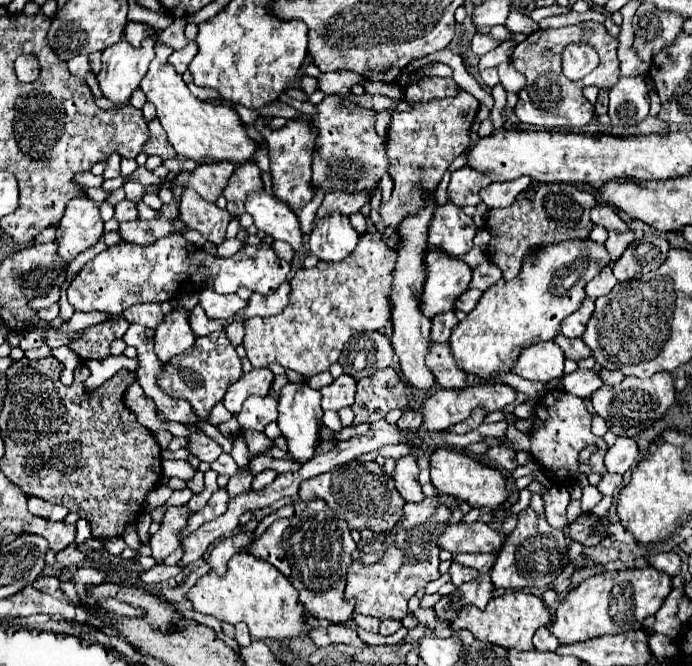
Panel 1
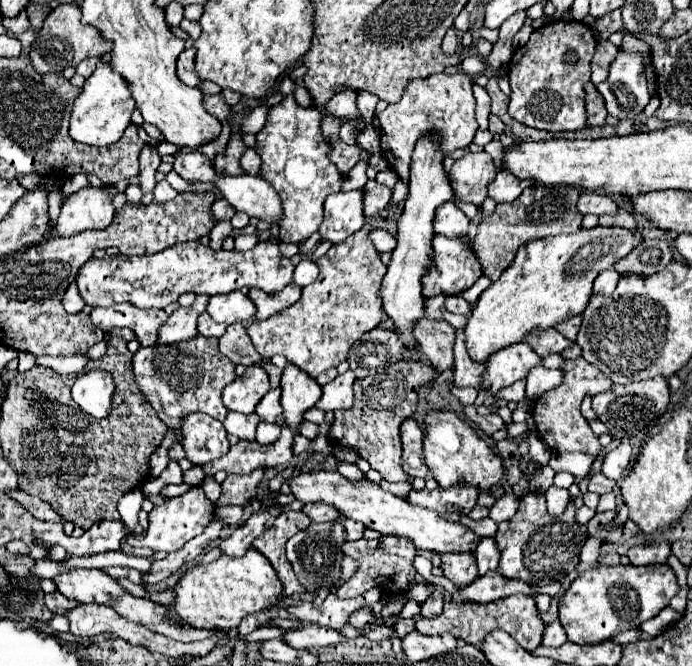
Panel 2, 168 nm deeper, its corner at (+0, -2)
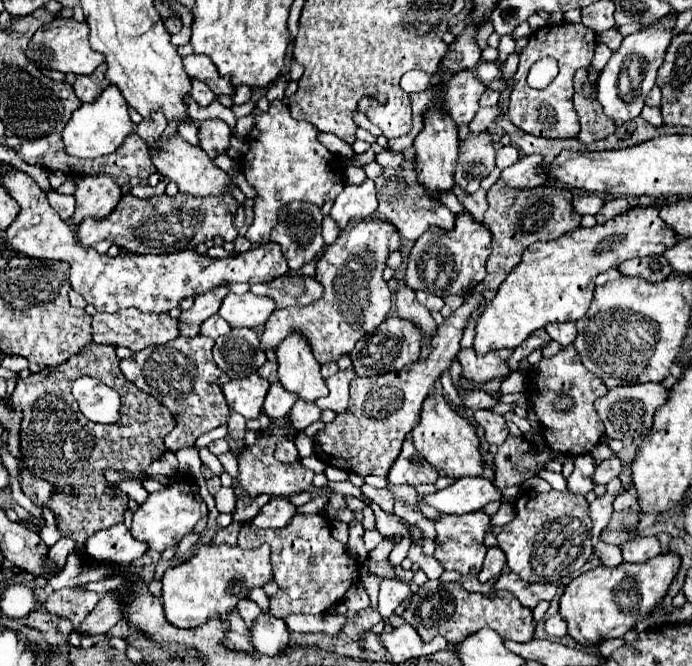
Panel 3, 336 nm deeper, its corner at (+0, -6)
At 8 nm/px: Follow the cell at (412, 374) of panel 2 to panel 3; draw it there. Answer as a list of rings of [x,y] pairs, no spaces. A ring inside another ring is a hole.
[[[477,287],[465,295],[463,307],[455,311],[455,315],[447,317],[443,325],[437,327],[437,333],[431,341],[431,353],[427,361],[417,361],[401,371],[377,375],[377,377],[355,377],[351,381],[351,399],[345,413],[339,413],[335,421],[327,423],[321,431],[315,433],[315,455],[331,467],[345,469],[349,473],[357,473],[361,477],[377,475],[385,477],[391,469],[393,461],[401,451],[401,443],[405,435],[417,425],[423,399],[433,389],[443,369],[449,369],[451,359],[461,349],[463,329],[467,325],[469,315],[485,301],[483,291]]]

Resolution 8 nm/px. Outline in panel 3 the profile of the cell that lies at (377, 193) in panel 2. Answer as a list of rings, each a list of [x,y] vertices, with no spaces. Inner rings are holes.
[[[383,167],[383,173],[375,179],[375,185],[379,195],[379,217],[391,221],[409,241],[421,237],[431,225],[437,225],[441,229],[451,229],[455,225],[455,215],[443,203],[431,203],[431,199],[427,199],[423,187],[419,187],[419,181],[415,179],[415,169]]]

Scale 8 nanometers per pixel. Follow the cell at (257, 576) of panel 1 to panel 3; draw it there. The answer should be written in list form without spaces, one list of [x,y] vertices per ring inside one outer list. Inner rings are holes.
[[[199,545],[195,555],[187,561],[169,567],[163,573],[163,611],[165,619],[181,629],[191,629],[209,619],[209,615],[217,613],[227,619],[229,611],[237,609],[237,603],[249,595],[249,589],[263,587],[271,577],[271,561],[269,561],[269,545],[261,545],[257,549],[241,549],[239,545]]]

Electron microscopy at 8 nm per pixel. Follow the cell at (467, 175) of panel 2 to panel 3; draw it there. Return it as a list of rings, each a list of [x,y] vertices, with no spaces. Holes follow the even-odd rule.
[[[489,131],[469,133],[459,143],[459,161],[455,167],[455,183],[473,193],[479,189],[483,177],[487,177],[495,169],[495,149],[493,135]]]

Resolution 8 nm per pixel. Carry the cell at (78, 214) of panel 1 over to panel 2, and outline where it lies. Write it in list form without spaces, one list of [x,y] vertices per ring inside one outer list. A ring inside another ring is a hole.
[[[85,187],[79,189],[77,193],[73,193],[61,207],[61,215],[55,223],[55,231],[59,237],[67,237],[67,235],[77,235],[79,231],[87,231],[87,229],[105,229],[111,225],[115,209],[113,209],[113,195],[117,193],[117,189],[113,187],[103,187],[103,189],[95,189],[95,187]]]

